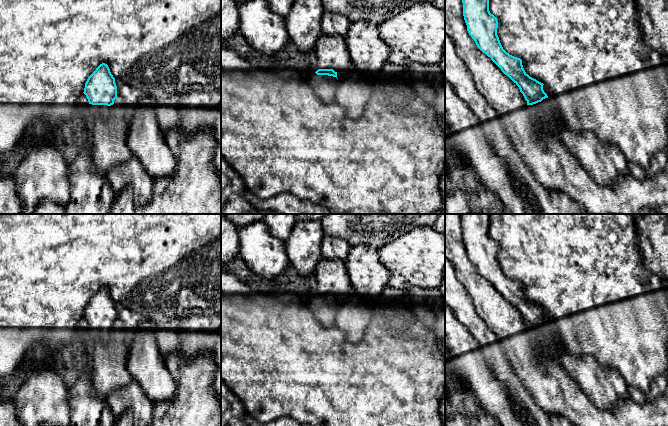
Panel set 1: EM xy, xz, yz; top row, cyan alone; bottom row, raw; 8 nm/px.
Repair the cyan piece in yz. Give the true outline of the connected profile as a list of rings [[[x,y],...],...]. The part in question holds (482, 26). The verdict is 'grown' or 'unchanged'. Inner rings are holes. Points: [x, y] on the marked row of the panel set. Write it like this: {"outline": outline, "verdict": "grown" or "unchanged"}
{"outline": [[[462,0],[463,16],[467,25],[467,31],[472,39],[475,41],[477,47],[485,53],[491,60],[507,75],[520,89],[527,105],[531,105],[536,116],[537,125],[545,137],[559,137],[559,119],[543,106],[542,100],[548,98],[543,90],[543,83],[530,77],[524,70],[522,60],[507,53],[499,40],[497,35],[498,20],[489,11],[489,0]]], "verdict": "grown"}

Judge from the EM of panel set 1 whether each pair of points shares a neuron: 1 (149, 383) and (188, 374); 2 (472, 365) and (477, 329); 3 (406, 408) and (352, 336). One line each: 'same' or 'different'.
1: different
2: different
3: different

